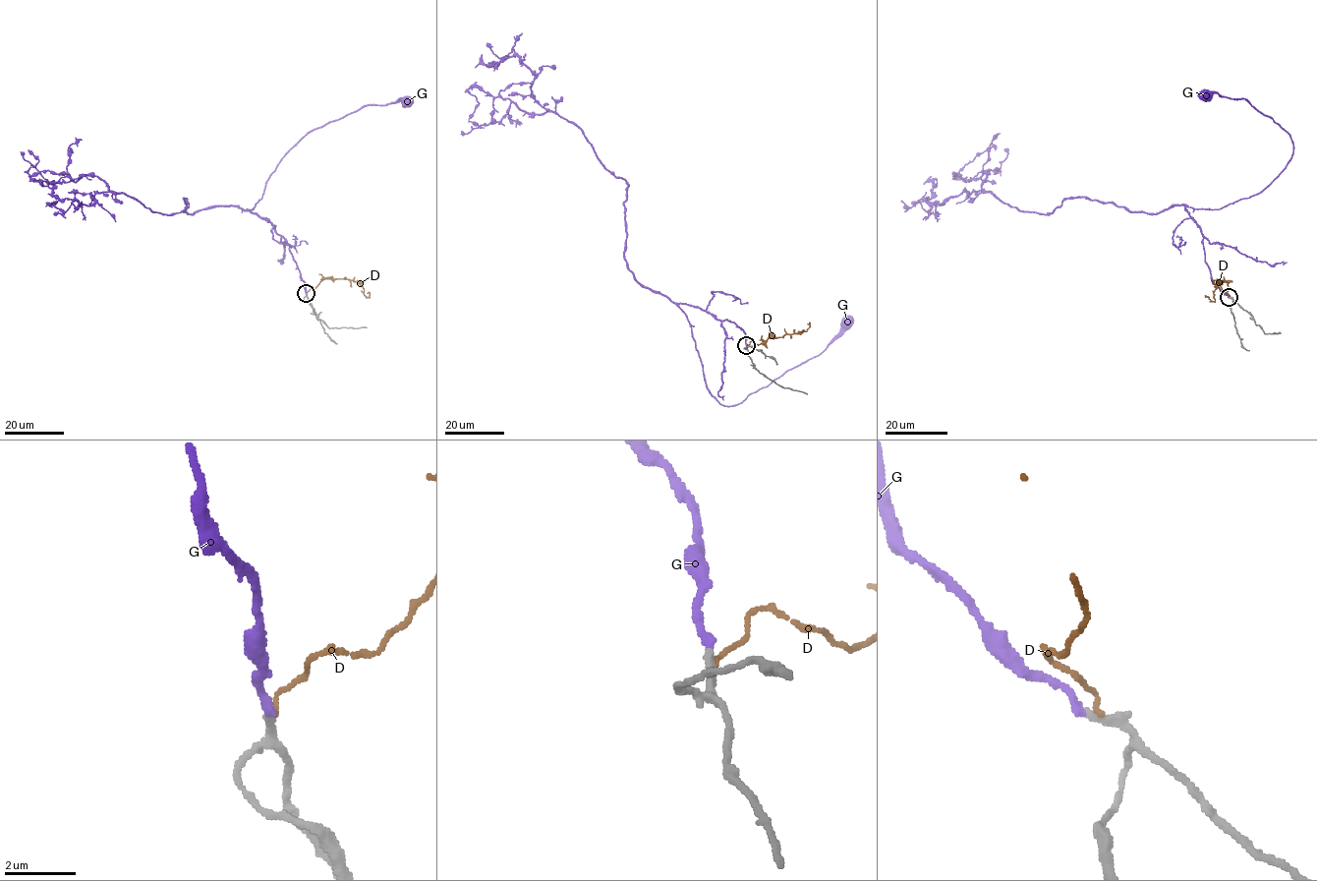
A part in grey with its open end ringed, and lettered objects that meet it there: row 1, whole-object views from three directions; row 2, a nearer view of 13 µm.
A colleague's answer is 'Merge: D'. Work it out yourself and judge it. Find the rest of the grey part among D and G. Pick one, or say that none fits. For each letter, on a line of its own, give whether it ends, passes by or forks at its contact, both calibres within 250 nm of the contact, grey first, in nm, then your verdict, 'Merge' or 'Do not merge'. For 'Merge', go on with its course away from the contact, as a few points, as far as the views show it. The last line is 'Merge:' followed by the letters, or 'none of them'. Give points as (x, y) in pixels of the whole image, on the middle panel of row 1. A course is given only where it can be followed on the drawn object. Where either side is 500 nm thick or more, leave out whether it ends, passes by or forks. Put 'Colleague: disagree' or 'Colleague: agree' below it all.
D: It ends there. Thickness 300 nm (grey) against 110 nm. Do not merge
G: It ends there. Thickness 240 nm (grey) against 200 nm. Merge. Its course: (746, 345), (745, 333), (733, 323), (679, 304), (707, 389), (721, 405), (733, 406), (819, 355), (848, 322)
Merge: G
Colleague: disagree

